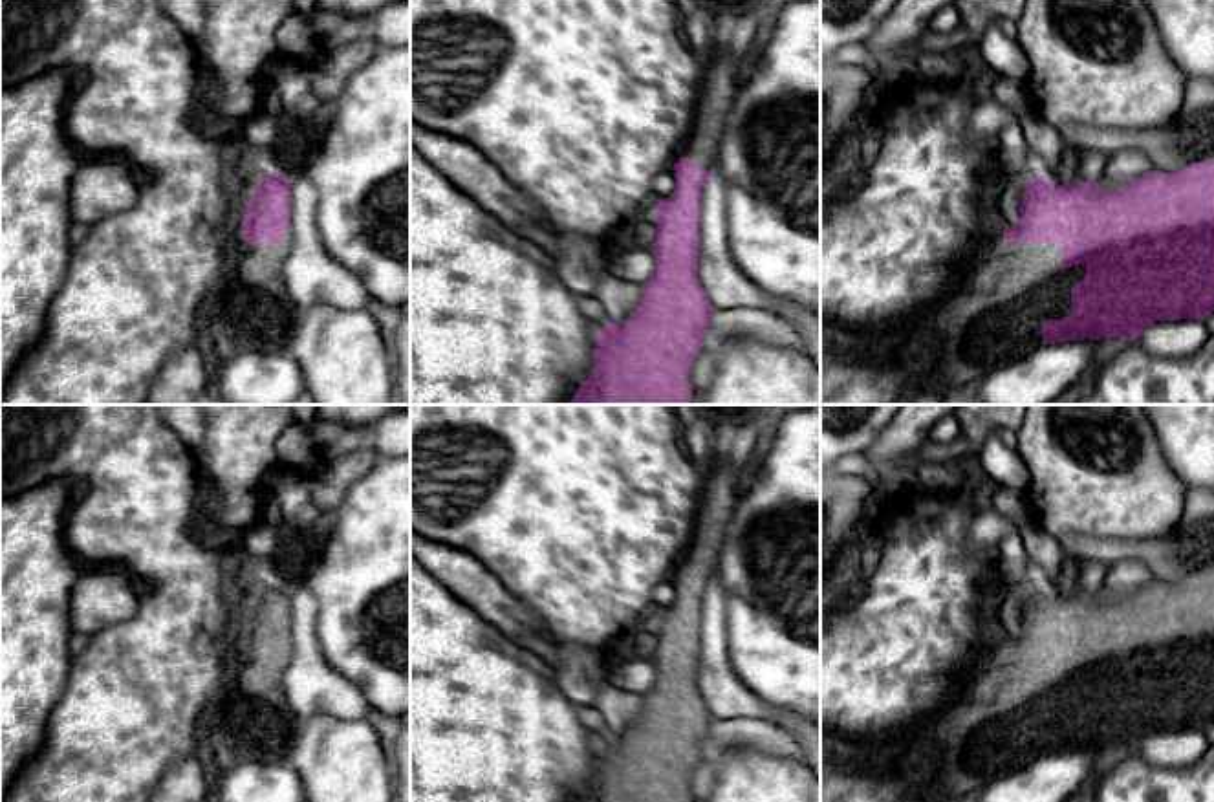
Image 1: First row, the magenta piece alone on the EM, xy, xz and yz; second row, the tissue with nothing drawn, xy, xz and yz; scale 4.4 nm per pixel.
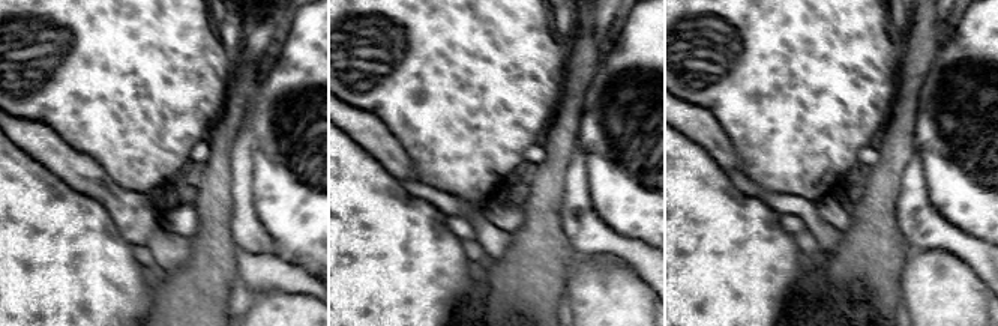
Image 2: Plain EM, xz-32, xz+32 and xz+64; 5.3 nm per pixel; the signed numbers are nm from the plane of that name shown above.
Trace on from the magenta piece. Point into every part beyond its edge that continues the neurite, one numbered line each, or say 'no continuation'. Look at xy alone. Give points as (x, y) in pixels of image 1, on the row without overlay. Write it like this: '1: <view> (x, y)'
1: xy (260, 672)

